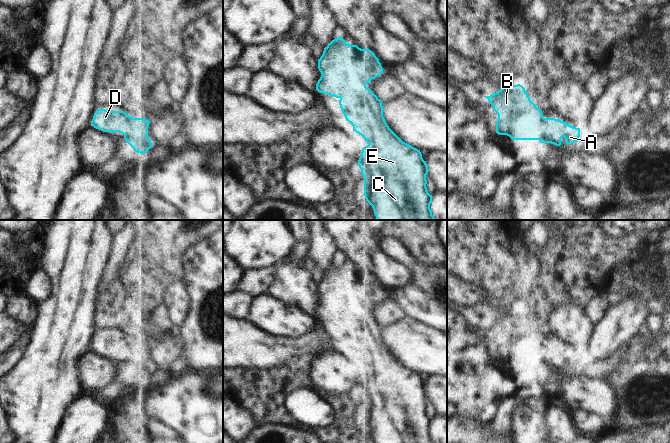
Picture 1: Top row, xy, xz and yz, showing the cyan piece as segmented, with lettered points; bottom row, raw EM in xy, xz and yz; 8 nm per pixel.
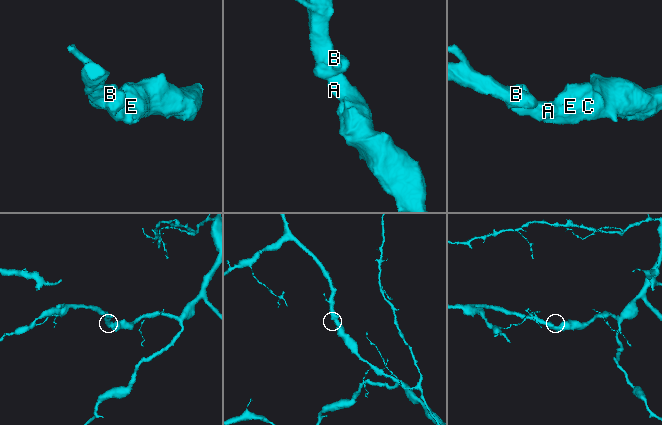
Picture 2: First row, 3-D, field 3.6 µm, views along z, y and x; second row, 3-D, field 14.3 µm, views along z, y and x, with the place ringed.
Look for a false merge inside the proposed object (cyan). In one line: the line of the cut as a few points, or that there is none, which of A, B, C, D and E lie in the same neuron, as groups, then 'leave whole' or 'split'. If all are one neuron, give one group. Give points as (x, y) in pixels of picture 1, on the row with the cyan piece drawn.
no cut | A B C D E | leave whole

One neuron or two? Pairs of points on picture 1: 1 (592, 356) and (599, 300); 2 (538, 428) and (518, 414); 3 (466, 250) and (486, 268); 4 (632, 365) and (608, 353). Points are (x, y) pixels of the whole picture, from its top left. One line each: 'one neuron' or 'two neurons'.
1: two neurons
2: one neuron
3: one neuron
4: two neurons

